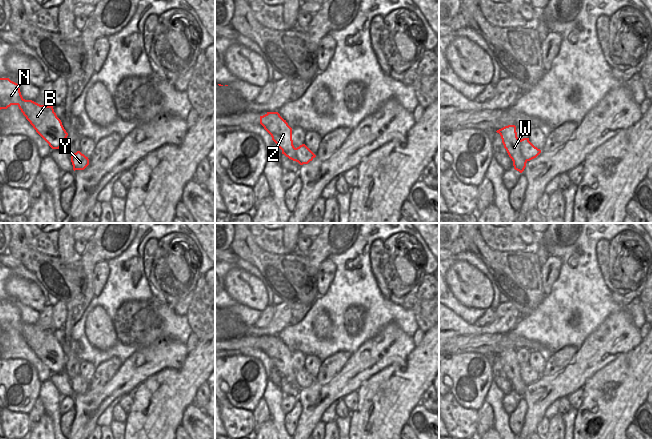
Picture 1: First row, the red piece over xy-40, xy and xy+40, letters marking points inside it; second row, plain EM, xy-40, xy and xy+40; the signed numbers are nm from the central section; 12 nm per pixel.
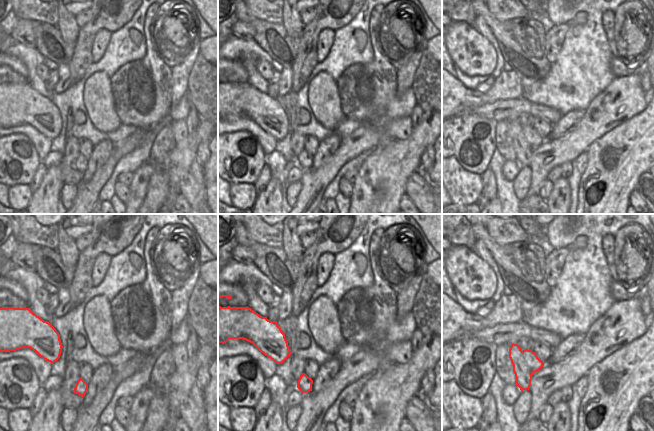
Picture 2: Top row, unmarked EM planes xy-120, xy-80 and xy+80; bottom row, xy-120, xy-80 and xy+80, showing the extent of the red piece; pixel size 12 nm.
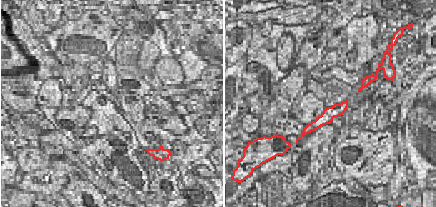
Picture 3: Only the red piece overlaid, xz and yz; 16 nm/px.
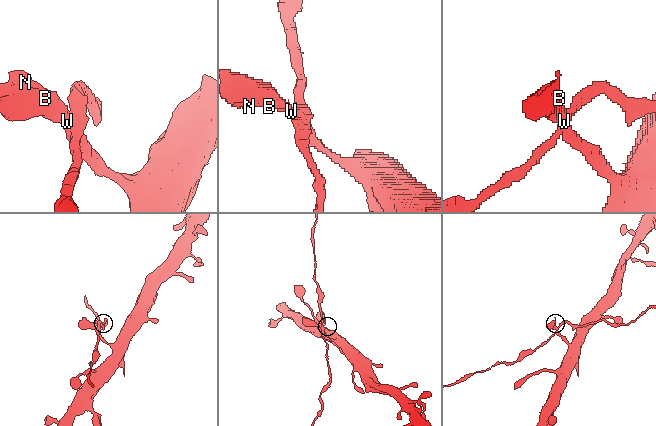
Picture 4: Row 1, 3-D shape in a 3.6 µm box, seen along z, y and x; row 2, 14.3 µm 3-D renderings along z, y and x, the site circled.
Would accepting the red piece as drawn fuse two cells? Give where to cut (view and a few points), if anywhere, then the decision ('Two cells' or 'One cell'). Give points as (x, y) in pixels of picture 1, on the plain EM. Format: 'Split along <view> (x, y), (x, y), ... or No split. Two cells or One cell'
Split along xy+40 (519, 364), (520, 377), (527, 384). Two cells.

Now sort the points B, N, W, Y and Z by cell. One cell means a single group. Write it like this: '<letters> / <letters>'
B N W Z / Y

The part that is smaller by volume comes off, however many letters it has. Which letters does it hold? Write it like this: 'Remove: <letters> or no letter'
Remove: Y

